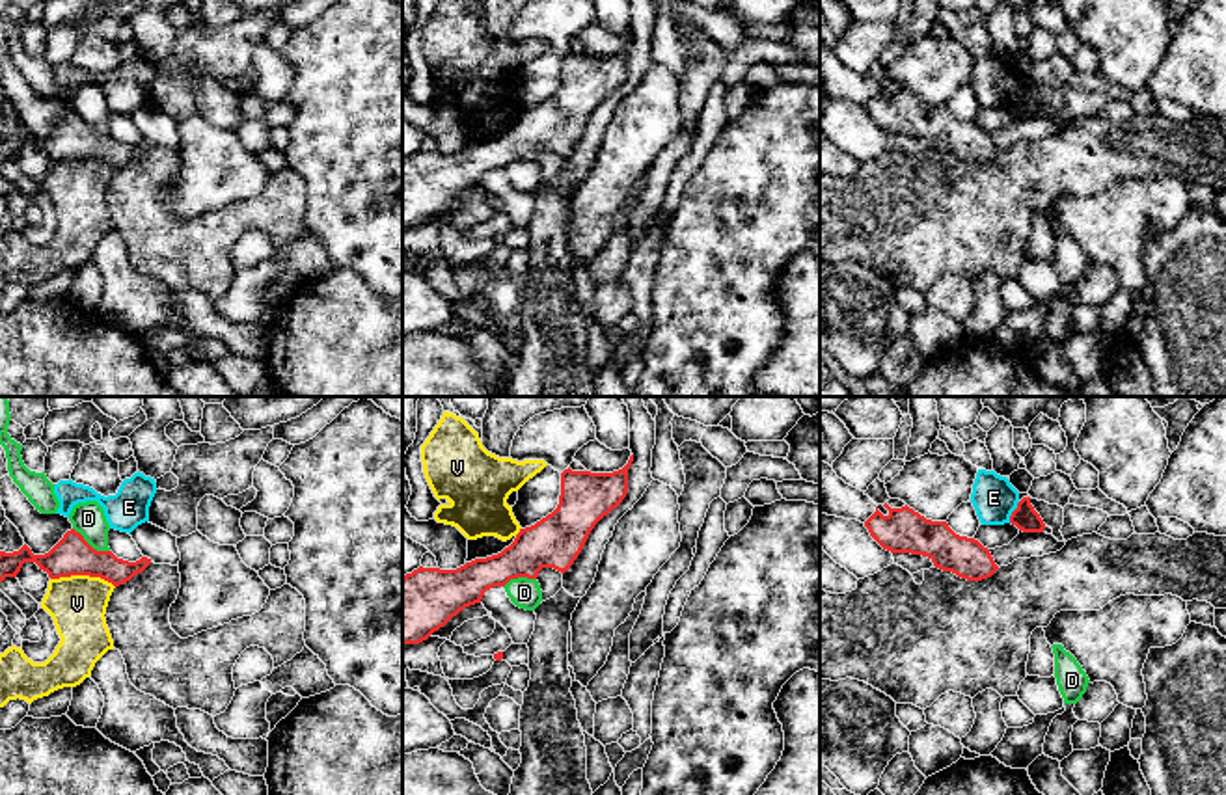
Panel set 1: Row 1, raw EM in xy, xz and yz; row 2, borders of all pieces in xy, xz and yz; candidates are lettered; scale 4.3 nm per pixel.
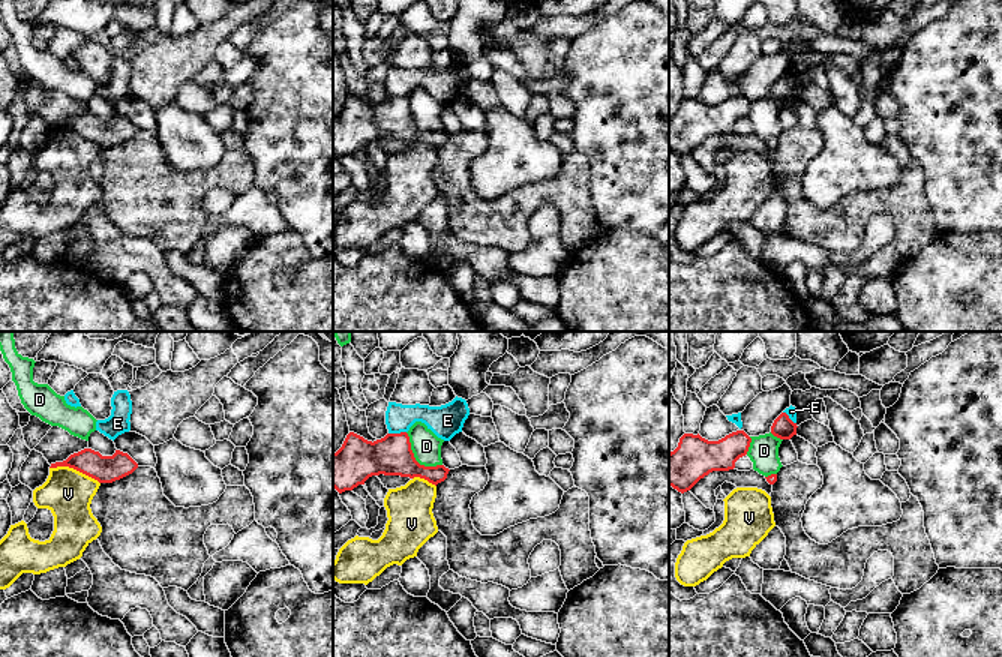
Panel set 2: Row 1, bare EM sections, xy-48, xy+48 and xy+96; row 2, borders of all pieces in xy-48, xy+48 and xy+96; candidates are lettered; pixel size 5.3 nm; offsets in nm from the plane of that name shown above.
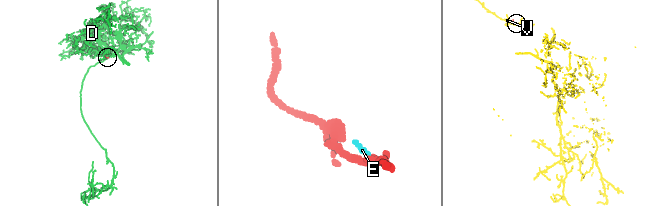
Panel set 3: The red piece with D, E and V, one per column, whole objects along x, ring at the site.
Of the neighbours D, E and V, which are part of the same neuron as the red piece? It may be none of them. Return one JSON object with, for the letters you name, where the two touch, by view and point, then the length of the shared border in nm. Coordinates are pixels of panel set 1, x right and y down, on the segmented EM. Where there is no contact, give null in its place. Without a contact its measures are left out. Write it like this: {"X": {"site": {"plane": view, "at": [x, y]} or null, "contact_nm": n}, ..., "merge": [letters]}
{"merge": []}

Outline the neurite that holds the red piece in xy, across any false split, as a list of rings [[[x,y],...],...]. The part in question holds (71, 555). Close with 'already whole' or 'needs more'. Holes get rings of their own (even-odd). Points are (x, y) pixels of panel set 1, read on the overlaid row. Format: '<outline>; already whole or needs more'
[[[71,529],[45,555],[34,555],[26,544],[13,553],[0,551],[0,583],[6,577],[17,577],[24,562],[35,562],[50,579],[89,575],[119,586],[142,573],[151,564],[151,559],[142,557],[129,562],[117,559],[112,551],[97,551],[80,532]]]; already whole

